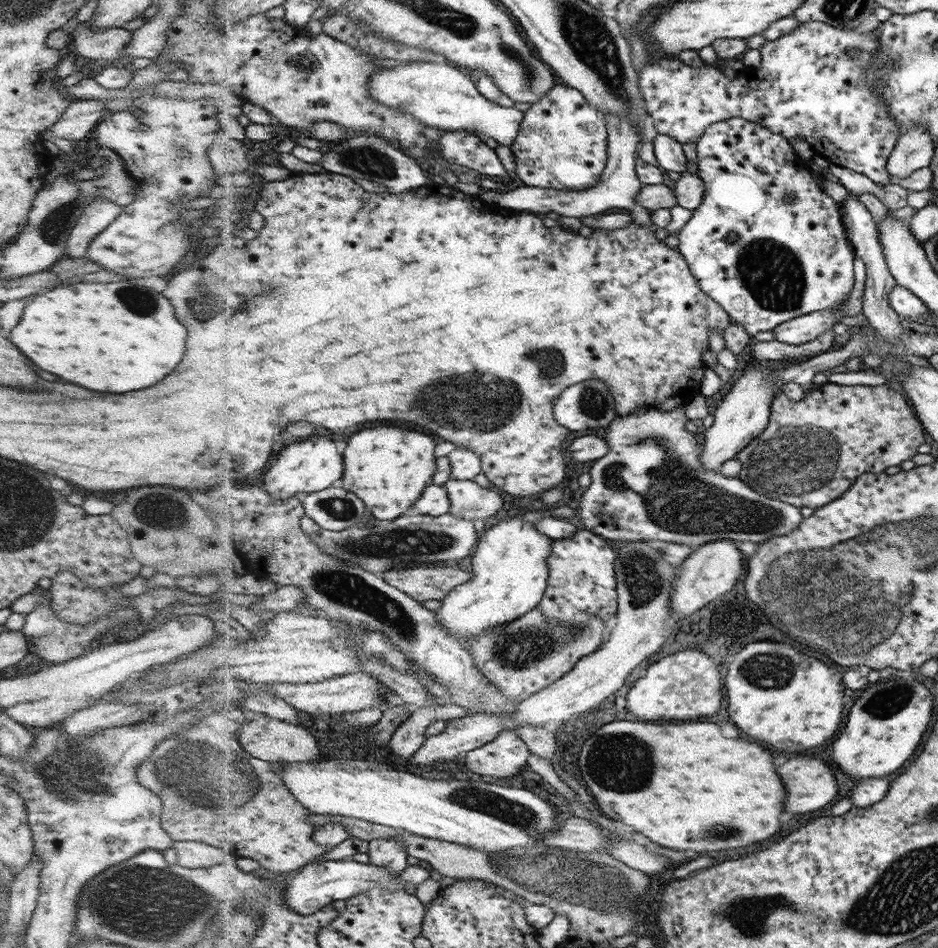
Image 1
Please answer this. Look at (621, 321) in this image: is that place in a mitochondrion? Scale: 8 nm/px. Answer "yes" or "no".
no

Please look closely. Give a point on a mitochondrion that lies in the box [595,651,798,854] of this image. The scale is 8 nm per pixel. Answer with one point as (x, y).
(717, 834)

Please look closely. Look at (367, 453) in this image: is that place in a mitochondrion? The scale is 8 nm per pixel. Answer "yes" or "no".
no

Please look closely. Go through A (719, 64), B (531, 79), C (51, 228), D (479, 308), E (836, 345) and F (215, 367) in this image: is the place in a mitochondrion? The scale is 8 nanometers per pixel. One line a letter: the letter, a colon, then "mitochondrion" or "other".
A: other
B: mitochondrion
C: mitochondrion
D: other
E: other
F: other

